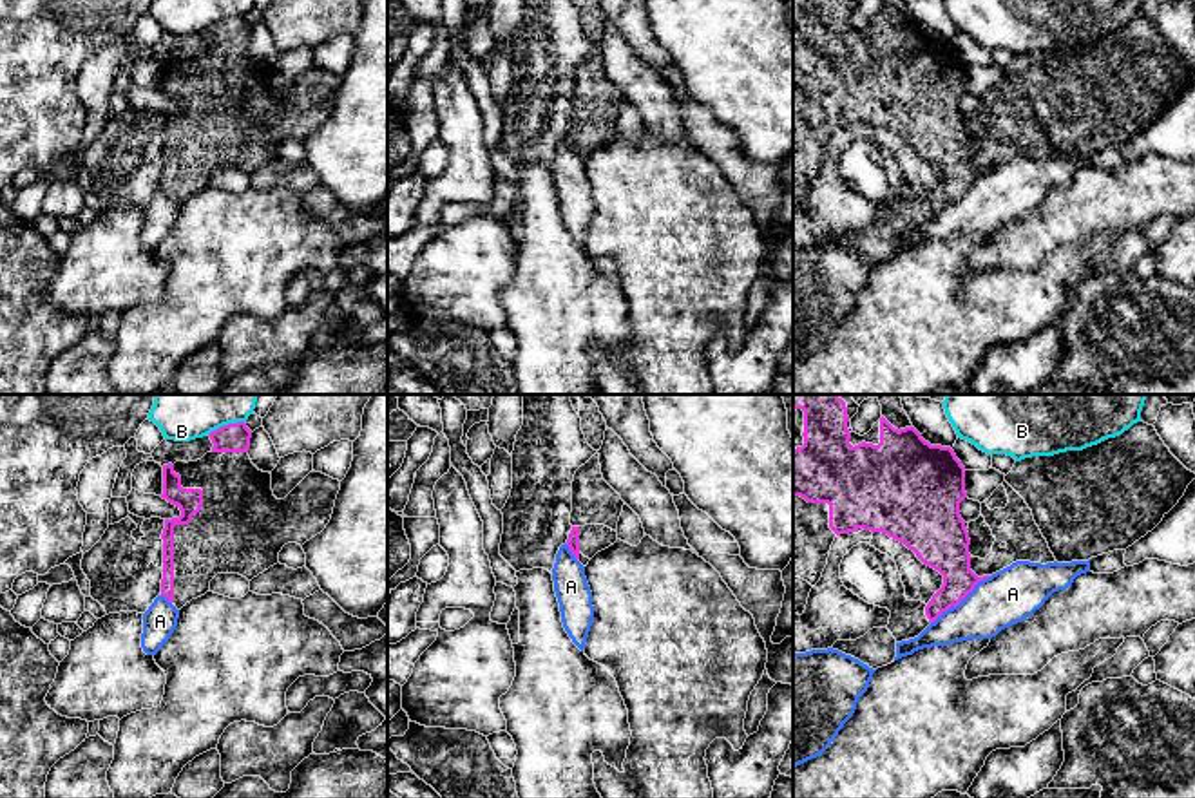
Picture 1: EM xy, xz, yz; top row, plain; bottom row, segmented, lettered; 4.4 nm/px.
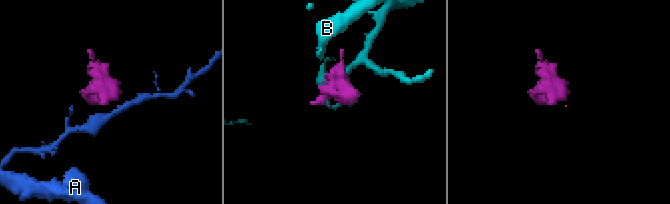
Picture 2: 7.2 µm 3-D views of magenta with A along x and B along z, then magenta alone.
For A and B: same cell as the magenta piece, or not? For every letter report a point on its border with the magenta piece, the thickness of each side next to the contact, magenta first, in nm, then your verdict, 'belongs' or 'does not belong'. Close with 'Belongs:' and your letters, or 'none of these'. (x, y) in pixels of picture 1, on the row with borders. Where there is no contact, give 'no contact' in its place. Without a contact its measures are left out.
A: yz (960, 601) | 200/240 nm | does not belong
B: xy (225, 426) | 130/360 nm | does not belong
Belongs: none of these

